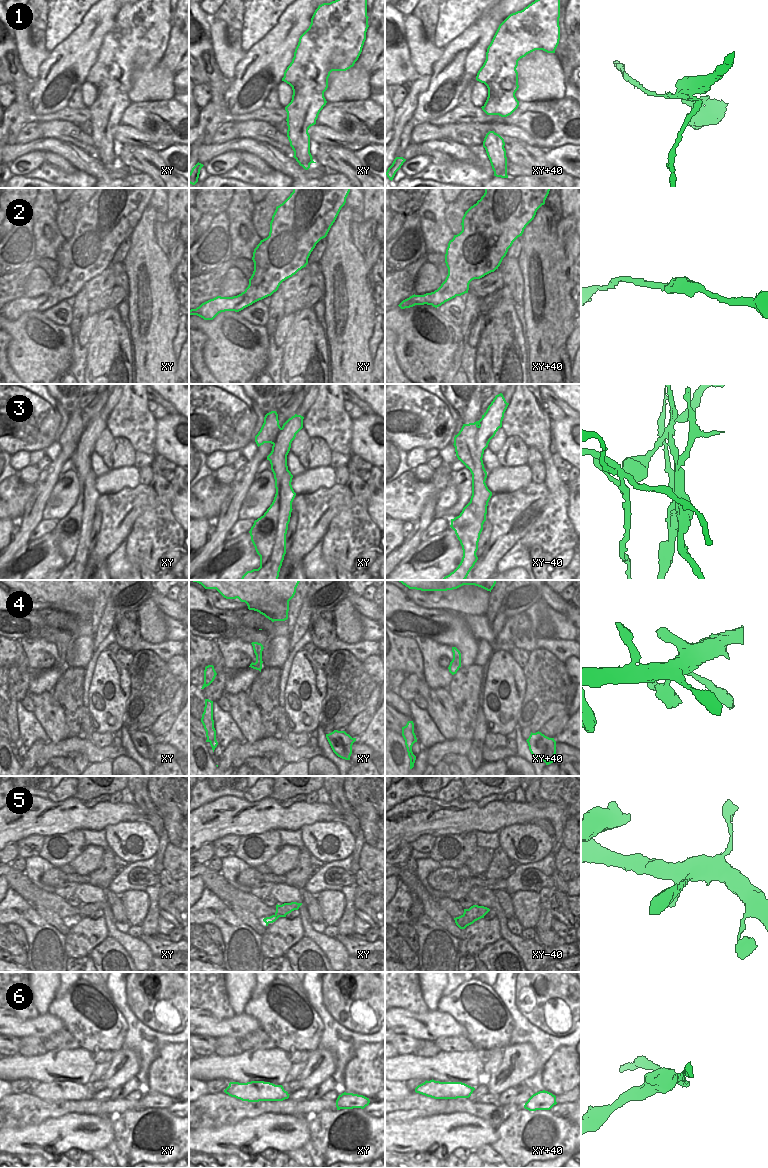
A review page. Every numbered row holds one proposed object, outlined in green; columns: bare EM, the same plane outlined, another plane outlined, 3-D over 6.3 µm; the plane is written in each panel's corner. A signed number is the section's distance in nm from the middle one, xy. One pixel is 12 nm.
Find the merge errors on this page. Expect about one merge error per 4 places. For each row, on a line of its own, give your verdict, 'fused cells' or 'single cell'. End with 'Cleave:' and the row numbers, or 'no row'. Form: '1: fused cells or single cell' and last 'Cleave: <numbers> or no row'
1: fused cells
2: single cell
3: fused cells
4: single cell
5: single cell
6: fused cells
Cleave: 1, 3, 6

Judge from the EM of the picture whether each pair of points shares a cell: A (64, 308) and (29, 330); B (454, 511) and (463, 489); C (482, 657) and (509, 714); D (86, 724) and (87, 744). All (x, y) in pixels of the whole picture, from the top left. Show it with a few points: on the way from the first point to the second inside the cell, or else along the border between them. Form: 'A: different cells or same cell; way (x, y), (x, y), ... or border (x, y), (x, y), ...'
A: different cells; border (41, 312), (58, 324), (68, 325)
B: same cell; way (458, 506), (463, 500), (463, 494)
C: different cells; border (494, 651), (489, 660), (489, 666), (483, 682)
D: different cells; border (78, 736), (88, 738)

